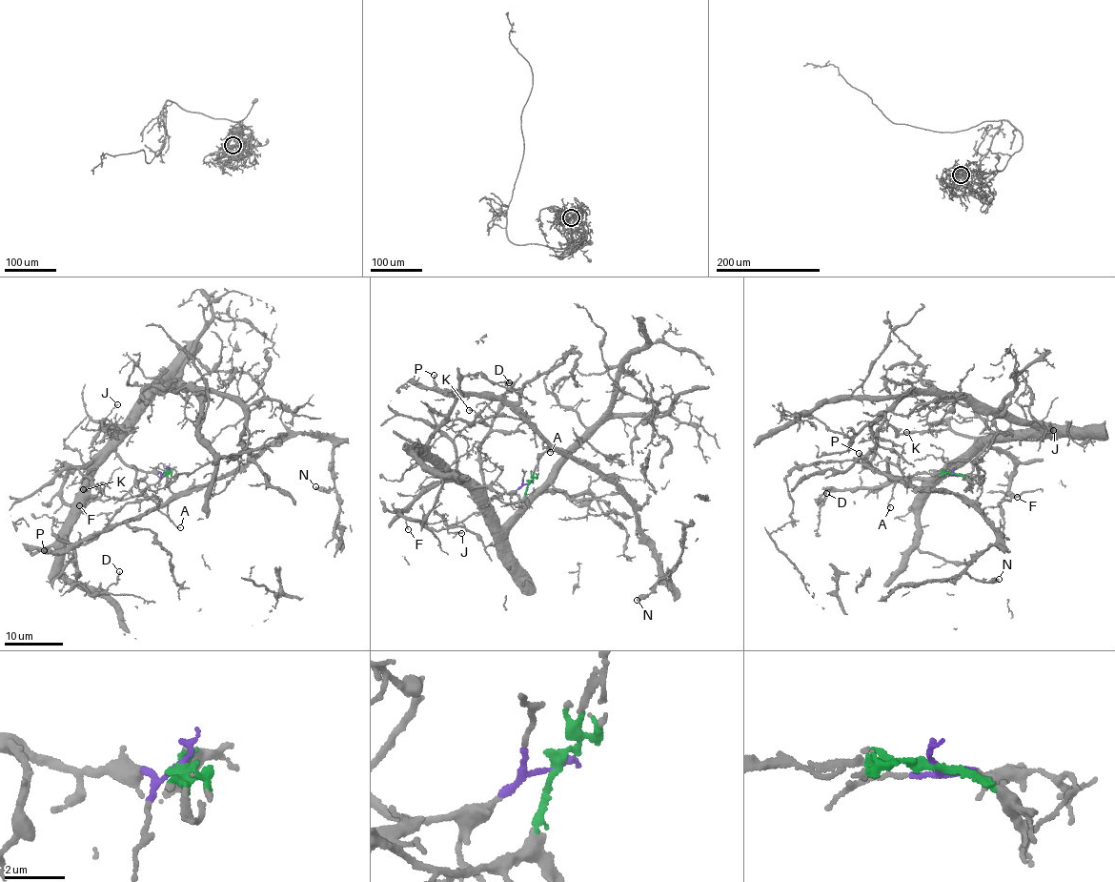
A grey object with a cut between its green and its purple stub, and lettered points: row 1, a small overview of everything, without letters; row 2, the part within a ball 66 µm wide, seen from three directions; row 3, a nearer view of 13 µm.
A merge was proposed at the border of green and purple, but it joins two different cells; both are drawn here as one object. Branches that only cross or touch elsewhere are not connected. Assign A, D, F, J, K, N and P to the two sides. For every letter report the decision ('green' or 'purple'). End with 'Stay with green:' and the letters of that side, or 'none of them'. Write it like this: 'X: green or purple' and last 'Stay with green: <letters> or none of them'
A: green
D: purple
F: purple
J: purple
K: purple
N: green
P: green
Stay with green: A, N, P

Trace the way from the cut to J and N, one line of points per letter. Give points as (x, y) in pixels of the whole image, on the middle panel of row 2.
J: (529, 483), (504, 494), (482, 484), (476, 486), (478, 510), (449, 527), (448, 531), (462, 533)
N: (529, 483), (537, 458), (548, 451), (580, 461), (616, 485), (670, 582), (669, 573), (637, 600)

